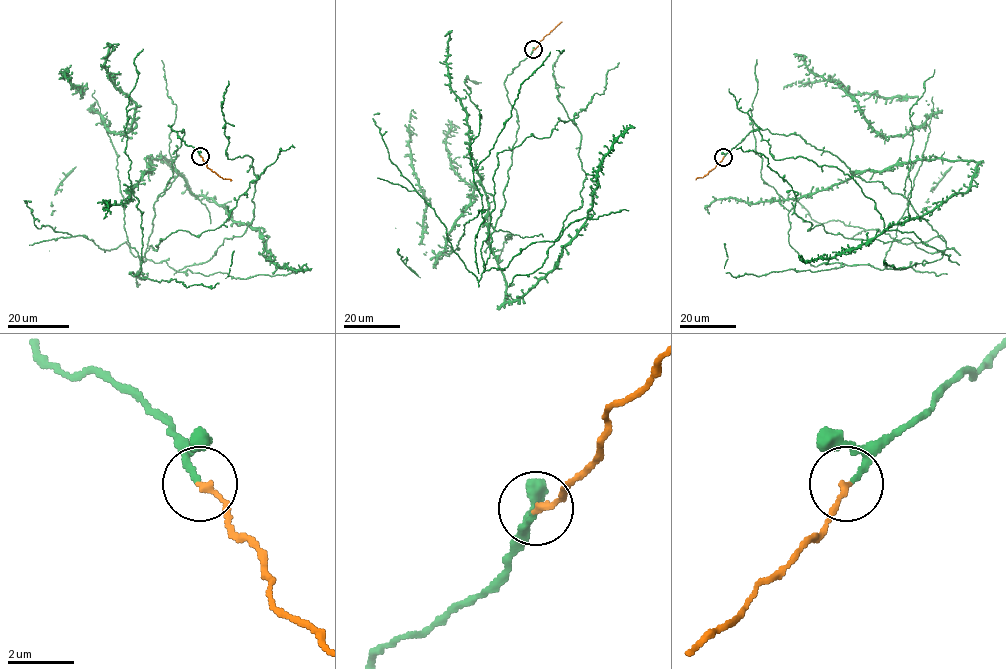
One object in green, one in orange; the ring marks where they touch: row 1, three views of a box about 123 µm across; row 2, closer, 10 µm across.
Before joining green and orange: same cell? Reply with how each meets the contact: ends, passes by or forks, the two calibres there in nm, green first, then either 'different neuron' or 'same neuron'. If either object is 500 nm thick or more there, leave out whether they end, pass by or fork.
green ends there; orange ends there; 170 nm thick on the green side, 190 nm on the other; same neuron

